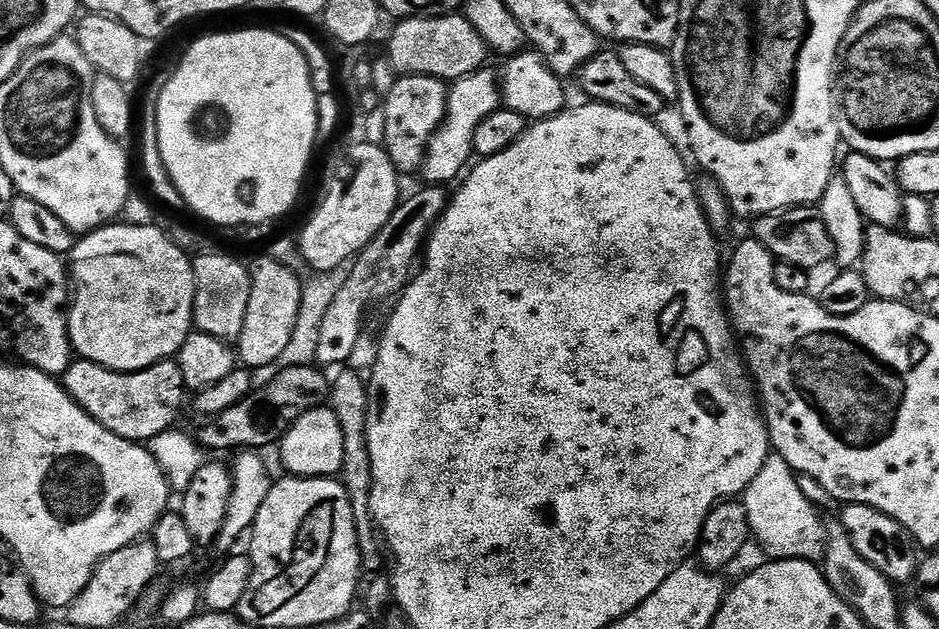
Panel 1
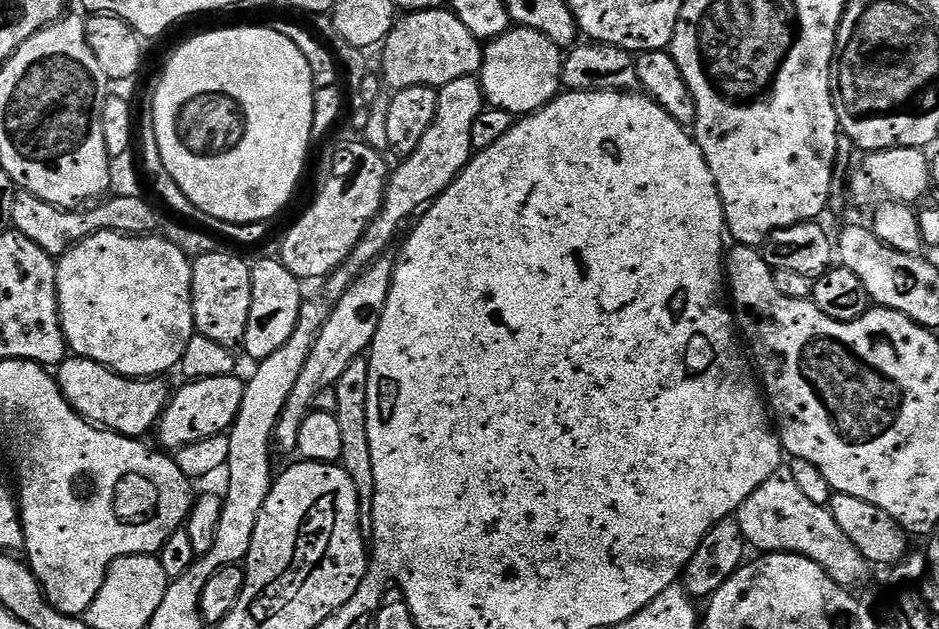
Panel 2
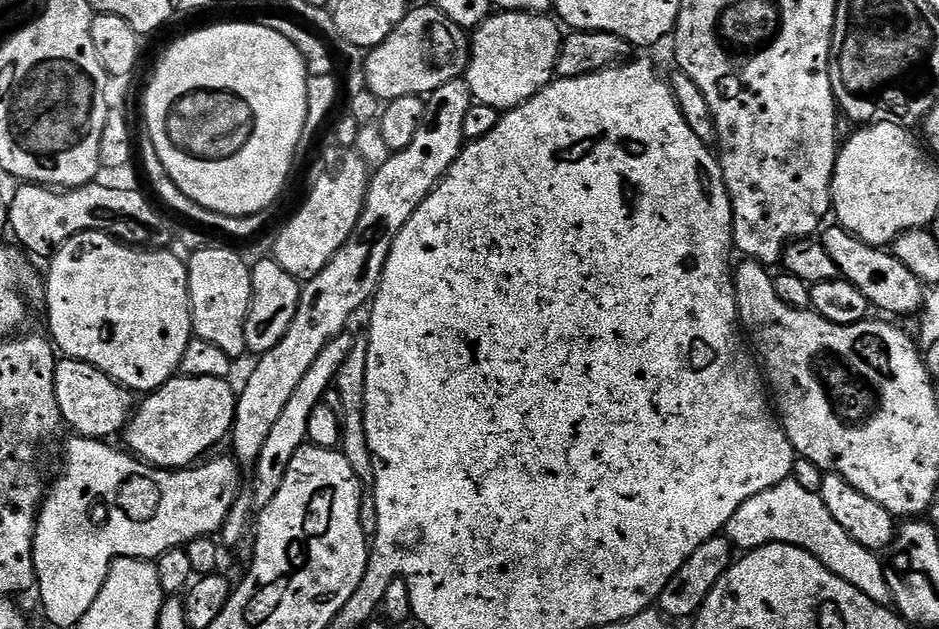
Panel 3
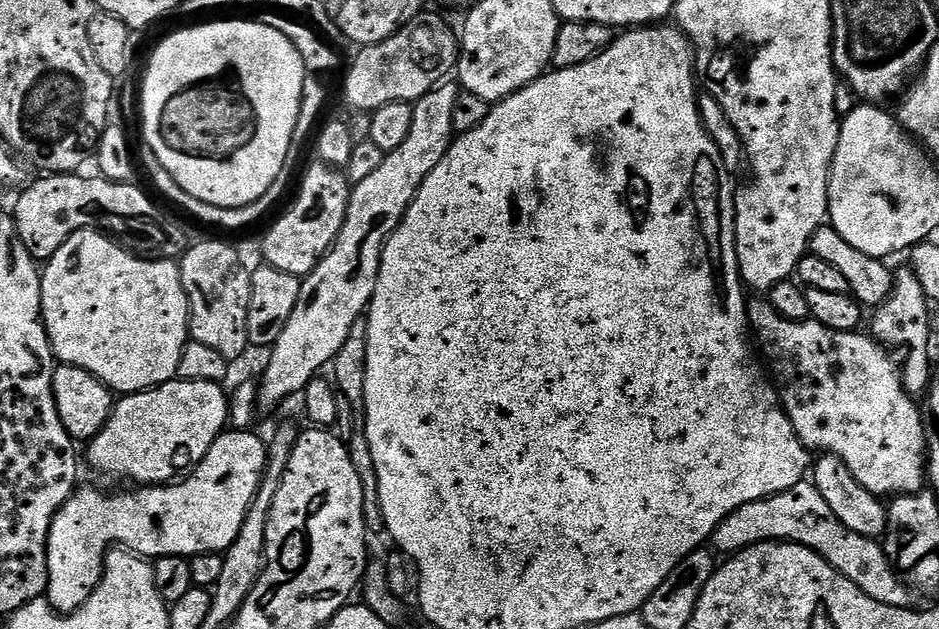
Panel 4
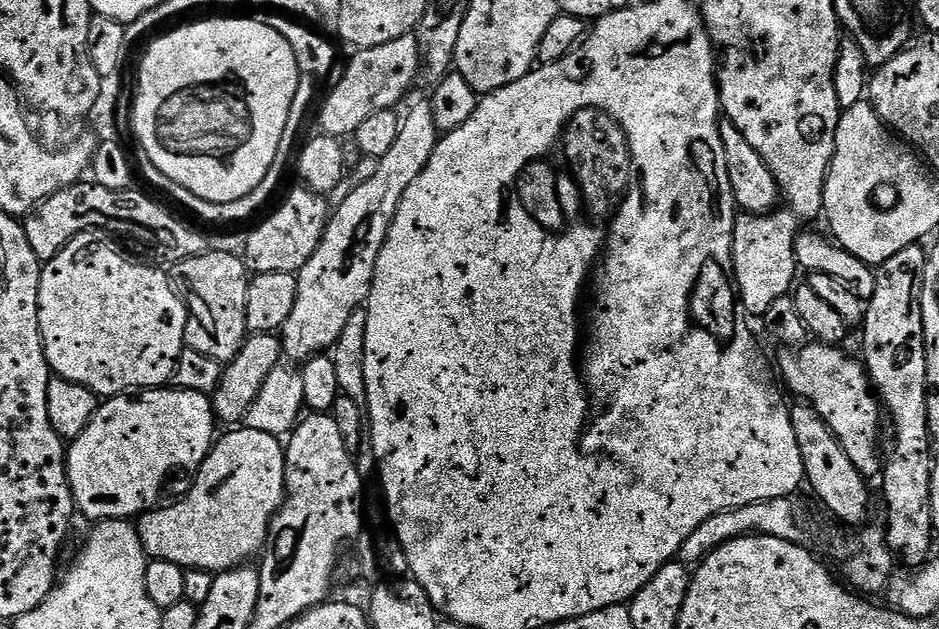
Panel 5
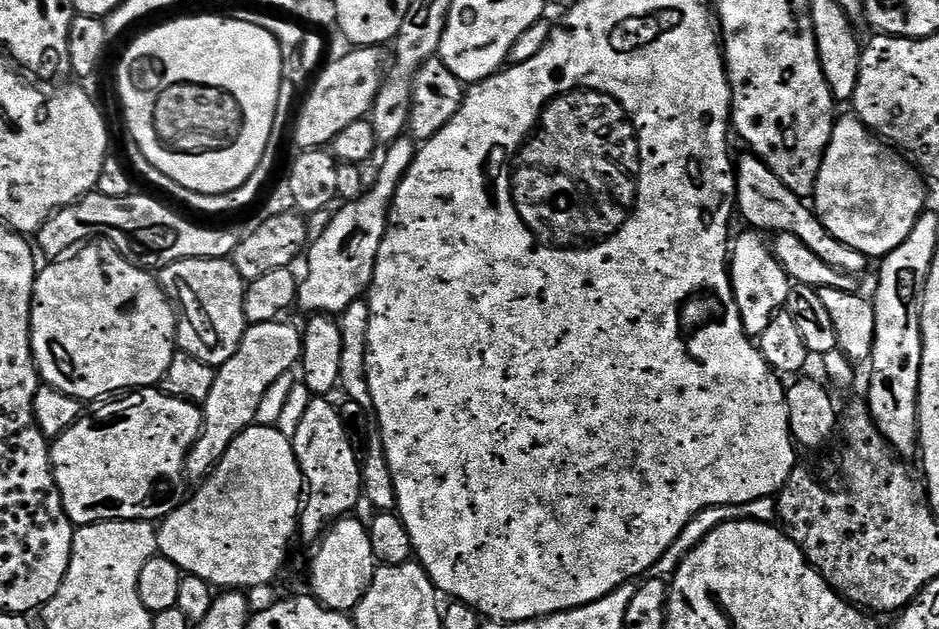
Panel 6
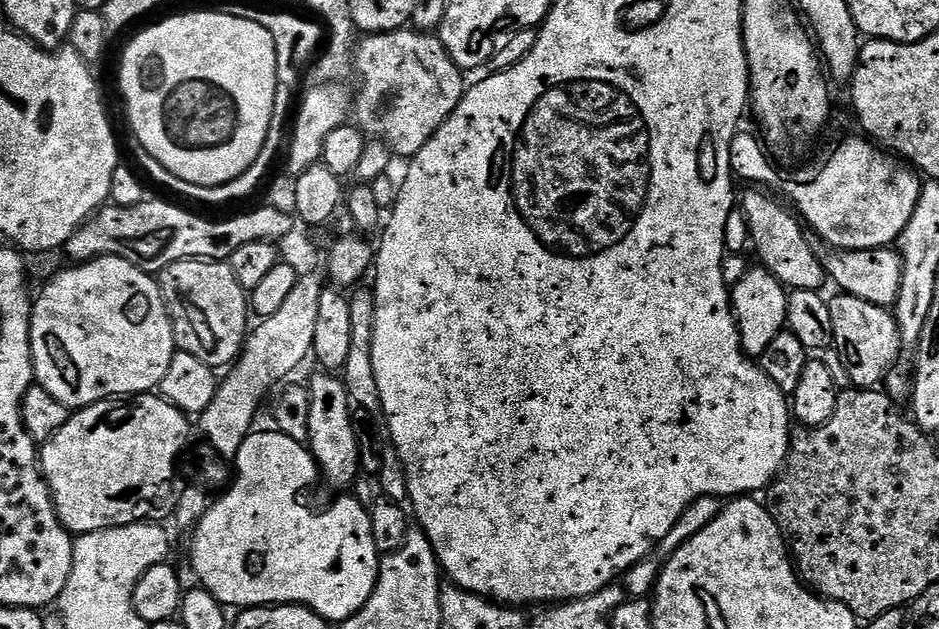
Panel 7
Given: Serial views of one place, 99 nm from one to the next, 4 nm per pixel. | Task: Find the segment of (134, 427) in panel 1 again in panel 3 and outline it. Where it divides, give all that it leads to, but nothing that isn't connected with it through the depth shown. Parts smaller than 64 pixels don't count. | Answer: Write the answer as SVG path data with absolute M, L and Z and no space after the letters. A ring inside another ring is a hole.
M60 358L56 361L54 394L58 402L61 421L73 429L75 435L88 436L92 440L107 441L108 436L119 437L128 426L134 411L133 393L116 380L111 380L102 370L81 360Z

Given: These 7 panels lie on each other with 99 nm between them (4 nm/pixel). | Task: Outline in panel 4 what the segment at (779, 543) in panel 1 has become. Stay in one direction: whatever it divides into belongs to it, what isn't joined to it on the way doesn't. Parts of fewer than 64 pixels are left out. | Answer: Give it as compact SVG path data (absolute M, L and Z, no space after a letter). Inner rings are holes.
M811 482L798 483L790 490L779 492L777 496L768 496L765 500L750 502L734 510L716 528L710 544L717 553L735 554L755 544L769 542L801 544L814 550L814 554L830 562L830 566L834 566L838 574L850 578L850 582L854 582L858 590L870 594L874 602L899 608L911 608L917 603L917 593L892 569L892 564L884 553L883 543L870 536L854 534L854 530L846 530L846 526L838 522L834 510L830 510L826 498L822 498L816 485Z

